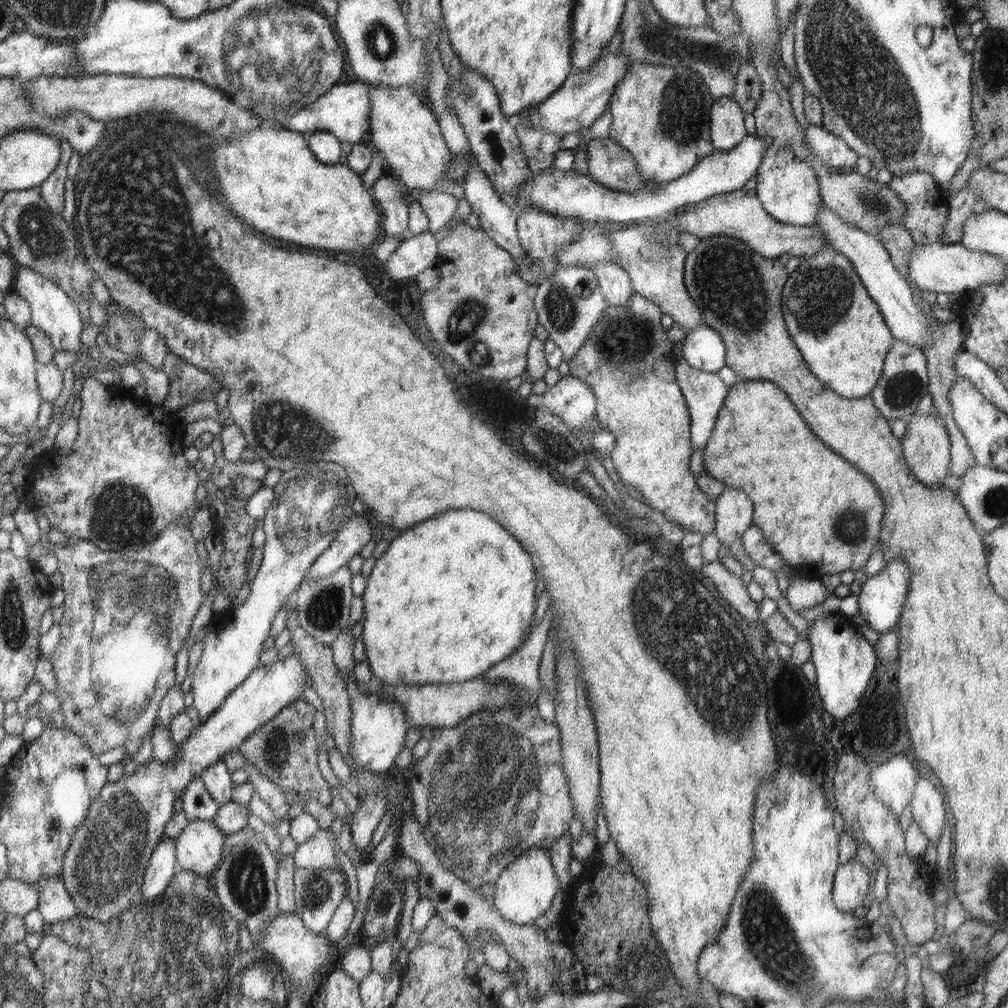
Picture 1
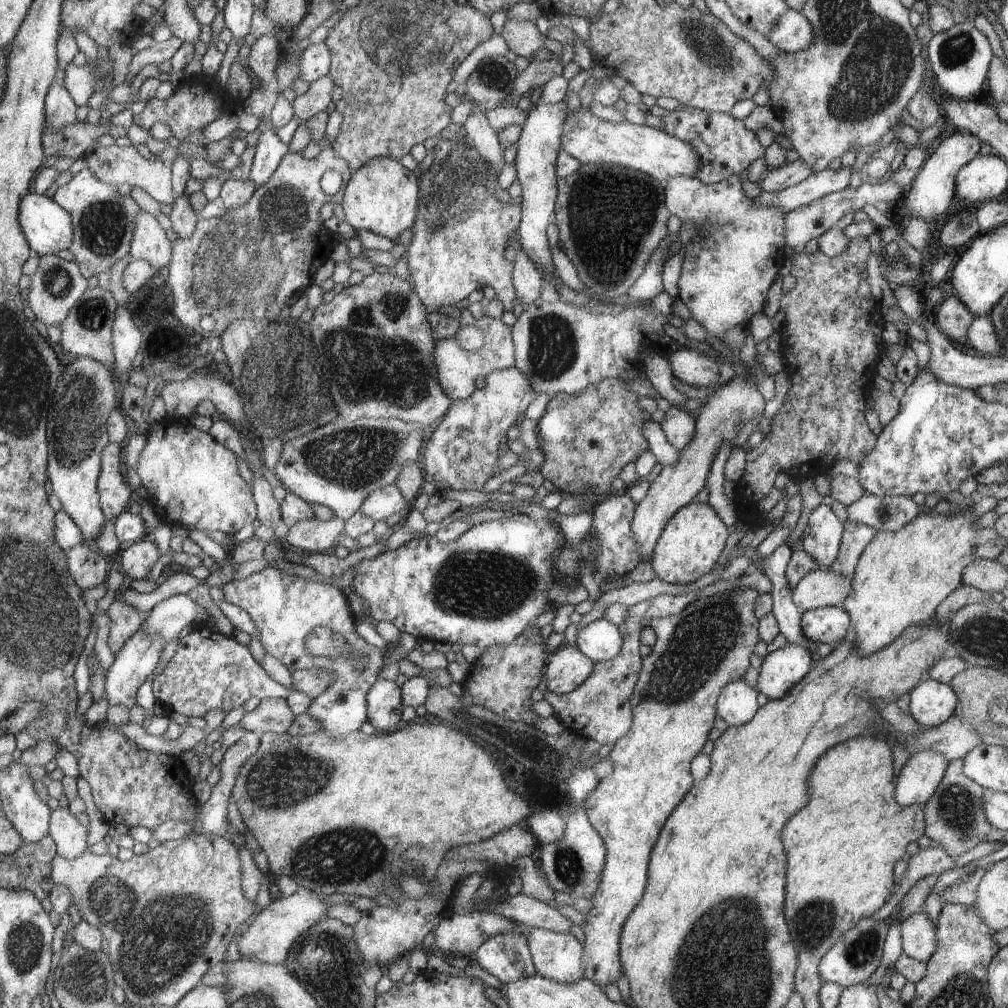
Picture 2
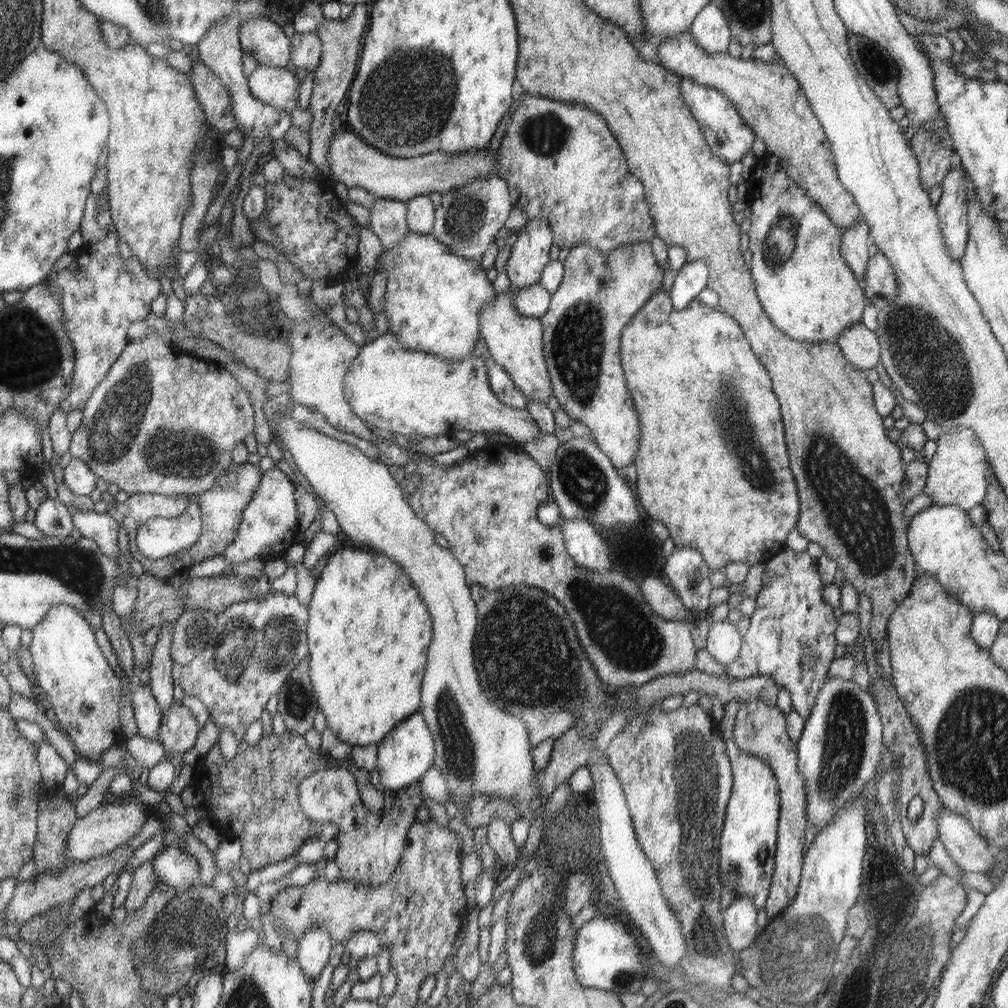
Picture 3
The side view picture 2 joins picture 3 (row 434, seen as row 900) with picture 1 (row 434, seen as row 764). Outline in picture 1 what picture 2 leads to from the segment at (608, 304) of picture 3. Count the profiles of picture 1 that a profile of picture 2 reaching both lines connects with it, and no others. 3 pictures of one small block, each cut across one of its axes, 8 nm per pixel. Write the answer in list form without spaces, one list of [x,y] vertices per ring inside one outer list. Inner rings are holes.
[[[632,293],[629,299],[620,306],[608,305],[605,311],[602,313],[602,318],[598,320],[594,330],[590,332],[588,340],[584,341],[584,346],[578,350],[576,356],[570,360],[570,375],[576,375],[582,379],[582,382],[586,382],[590,388],[594,391],[594,396],[598,402],[597,418],[600,419],[599,427],[602,429],[608,429],[615,436],[615,447],[612,449],[612,453],[609,455],[614,465],[614,470],[618,473],[618,476],[623,480],[623,484],[633,486],[641,492],[649,502],[649,506],[657,511],[660,511],[668,520],[683,526],[688,533],[710,534],[716,528],[716,502],[708,497],[705,491],[701,490],[701,487],[696,486],[696,478],[692,476],[690,468],[688,468],[688,462],[690,462],[690,452],[692,452],[692,446],[690,446],[690,419],[689,407],[686,403],[685,396],[680,392],[680,384],[677,383],[677,376],[674,376],[674,354],[672,354],[673,342],[668,339],[666,328],[662,326],[661,318],[664,312],[657,303],[652,302],[650,299],[642,296],[638,293]]]

